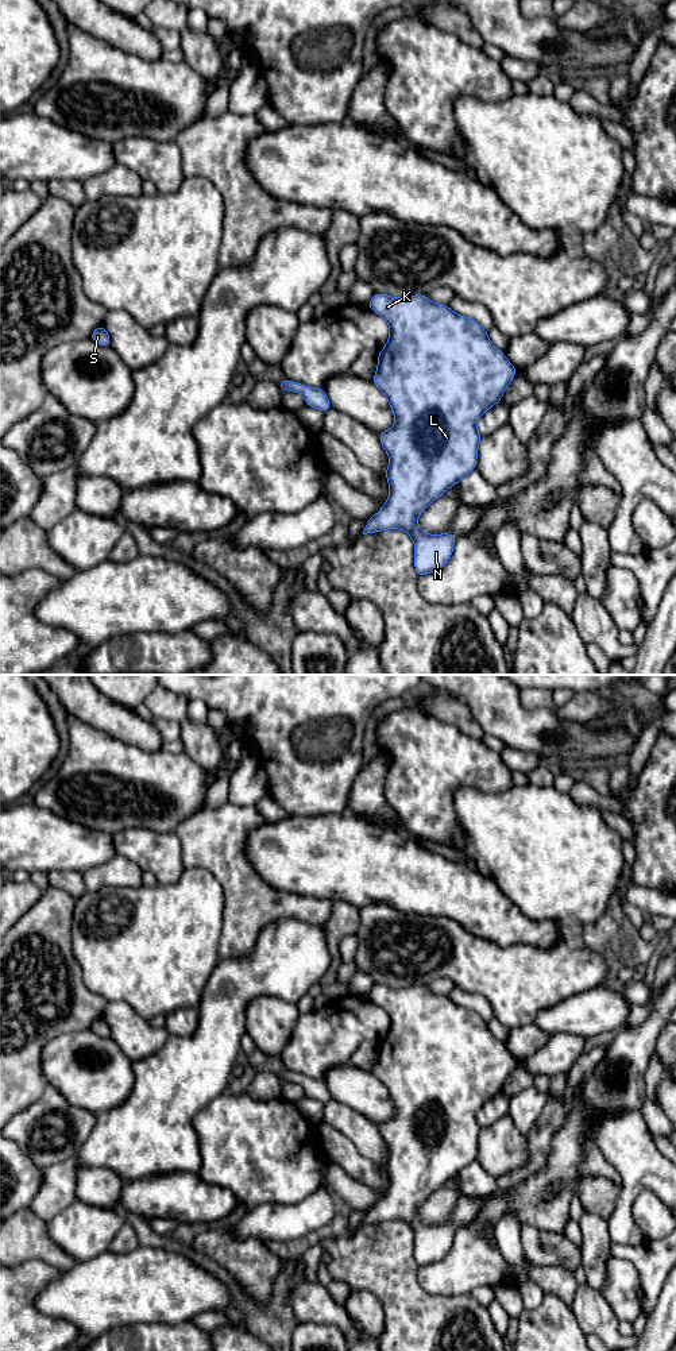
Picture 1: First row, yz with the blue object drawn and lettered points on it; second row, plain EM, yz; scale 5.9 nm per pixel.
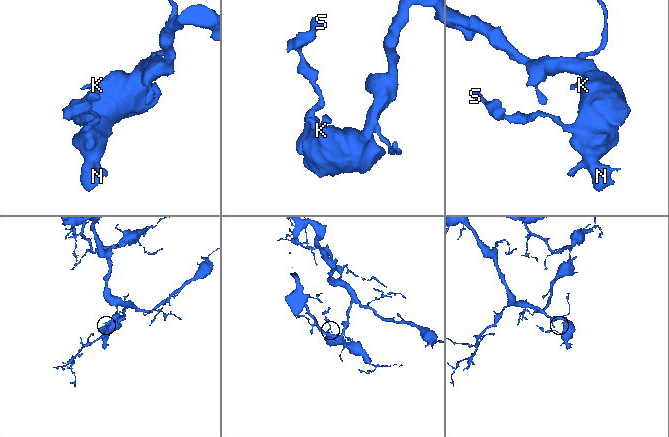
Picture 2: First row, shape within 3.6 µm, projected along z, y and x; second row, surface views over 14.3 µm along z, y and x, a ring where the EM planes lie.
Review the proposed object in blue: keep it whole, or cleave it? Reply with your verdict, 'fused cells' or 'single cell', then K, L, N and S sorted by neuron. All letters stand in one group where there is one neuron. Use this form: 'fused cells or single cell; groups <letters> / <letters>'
single cell; groups K L N S

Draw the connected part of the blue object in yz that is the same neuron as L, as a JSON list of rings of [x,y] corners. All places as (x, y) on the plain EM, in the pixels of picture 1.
[[[375,984],[368,992],[368,999],[383,1008],[390,1019],[389,1031],[385,1039],[378,1043],[378,1059],[372,1073],[386,1086],[395,1108],[395,1116],[376,1124],[390,1149],[385,1163],[390,1186],[382,1200],[367,1212],[363,1225],[403,1220],[414,1232],[414,1259],[420,1269],[443,1259],[448,1254],[457,1227],[448,1223],[443,1225],[424,1224],[417,1211],[432,1192],[475,1161],[482,1131],[478,1123],[478,1112],[486,1101],[503,1089],[503,1082],[514,1070],[517,1059],[490,1032],[487,1022],[474,1010],[456,1005],[447,995],[432,993],[428,987],[414,985],[394,989]]]

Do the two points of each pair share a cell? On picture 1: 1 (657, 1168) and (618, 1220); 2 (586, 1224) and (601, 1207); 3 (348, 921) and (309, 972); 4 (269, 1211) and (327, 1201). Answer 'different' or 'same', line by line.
1: same
2: different
3: different
4: same

